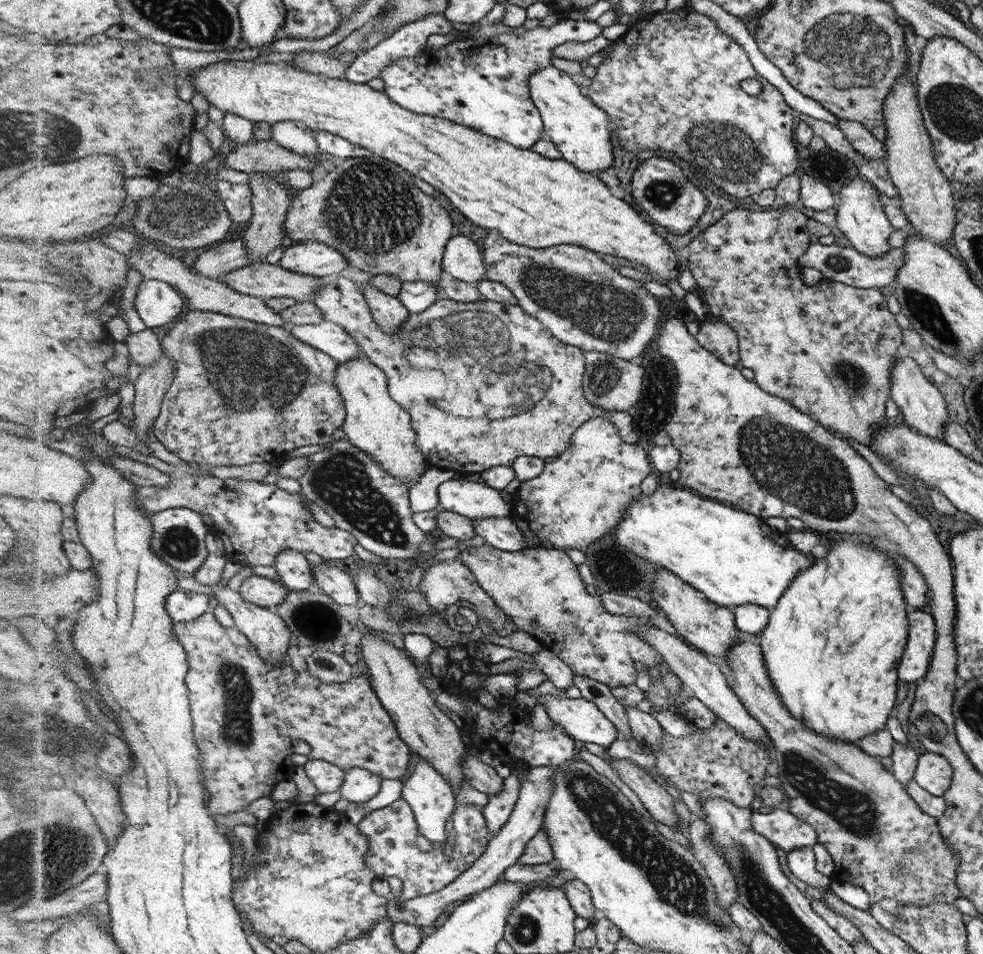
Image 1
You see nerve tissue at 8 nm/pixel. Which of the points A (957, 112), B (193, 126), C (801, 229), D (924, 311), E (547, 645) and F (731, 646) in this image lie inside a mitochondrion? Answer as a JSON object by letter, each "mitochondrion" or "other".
{"A":"mitochondrion","B":"other","C":"other","D":"mitochondrion","E":"other","F":"other"}

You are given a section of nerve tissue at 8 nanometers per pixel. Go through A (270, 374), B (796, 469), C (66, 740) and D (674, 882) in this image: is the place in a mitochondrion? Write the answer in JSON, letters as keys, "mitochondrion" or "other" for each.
{"A":"mitochondrion","B":"mitochondrion","C":"mitochondrion","D":"mitochondrion"}

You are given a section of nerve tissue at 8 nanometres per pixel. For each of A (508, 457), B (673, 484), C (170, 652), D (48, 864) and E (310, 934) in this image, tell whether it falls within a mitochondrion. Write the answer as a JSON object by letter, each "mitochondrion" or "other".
{"A":"other","B":"other","C":"other","D":"mitochondrion","E":"mitochondrion"}

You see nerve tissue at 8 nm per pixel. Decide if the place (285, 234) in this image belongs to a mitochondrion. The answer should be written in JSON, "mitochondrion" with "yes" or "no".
{"mitochondrion":"no"}

